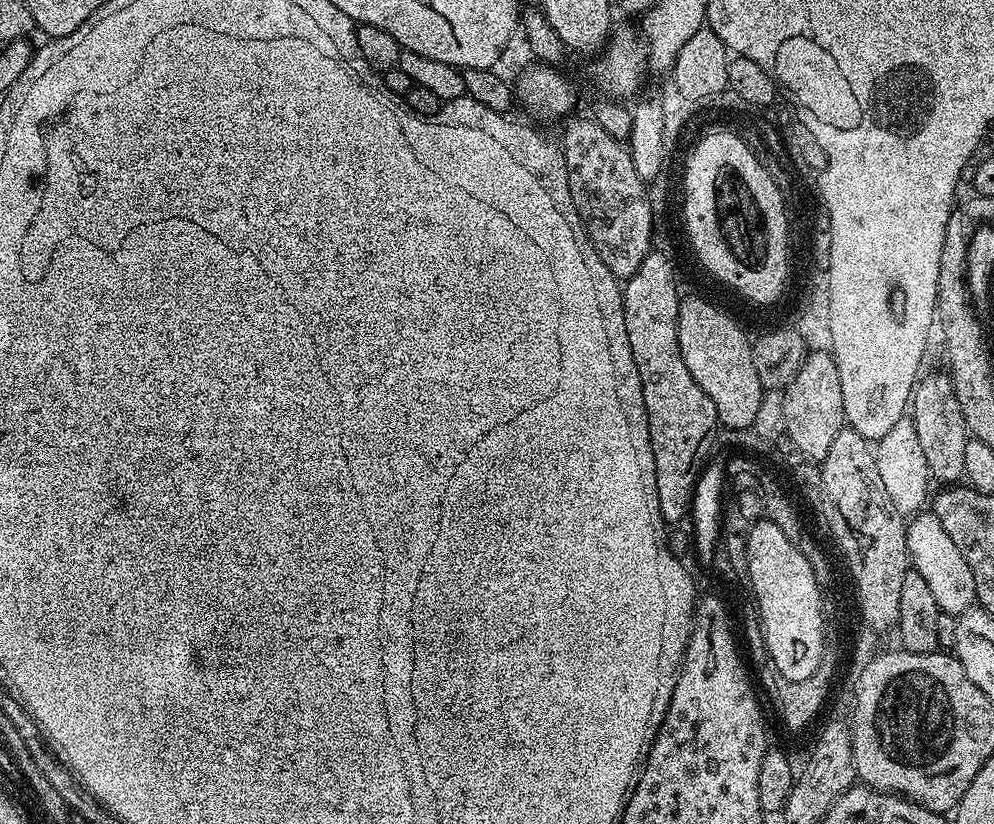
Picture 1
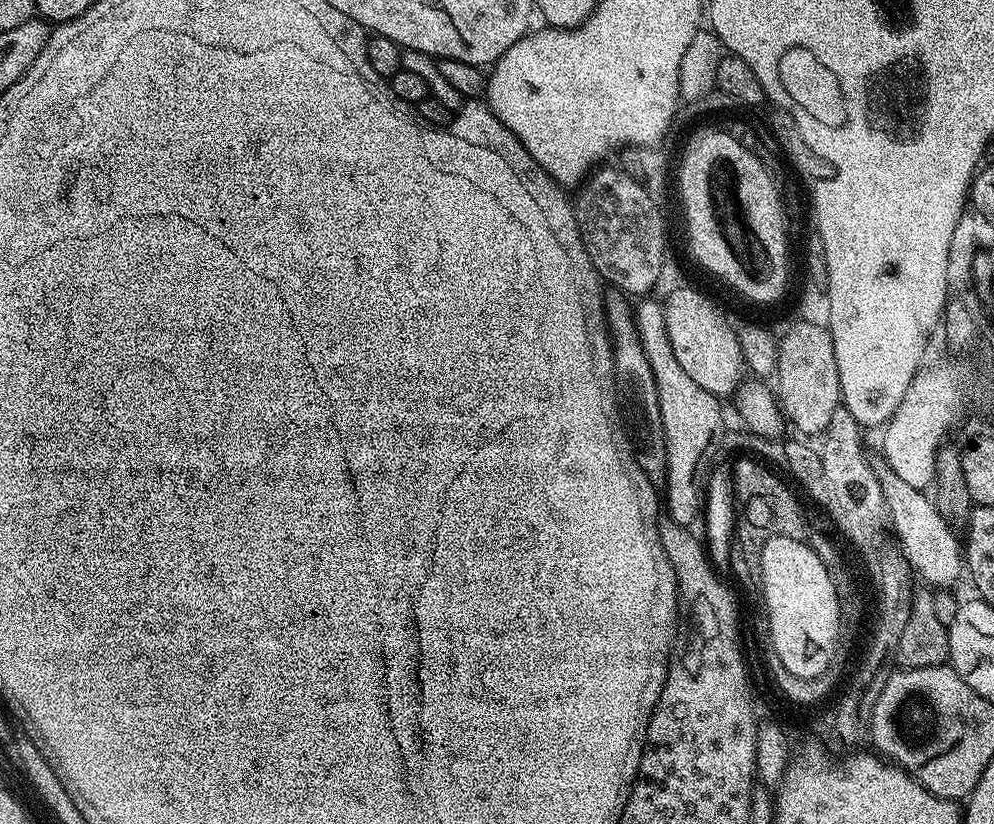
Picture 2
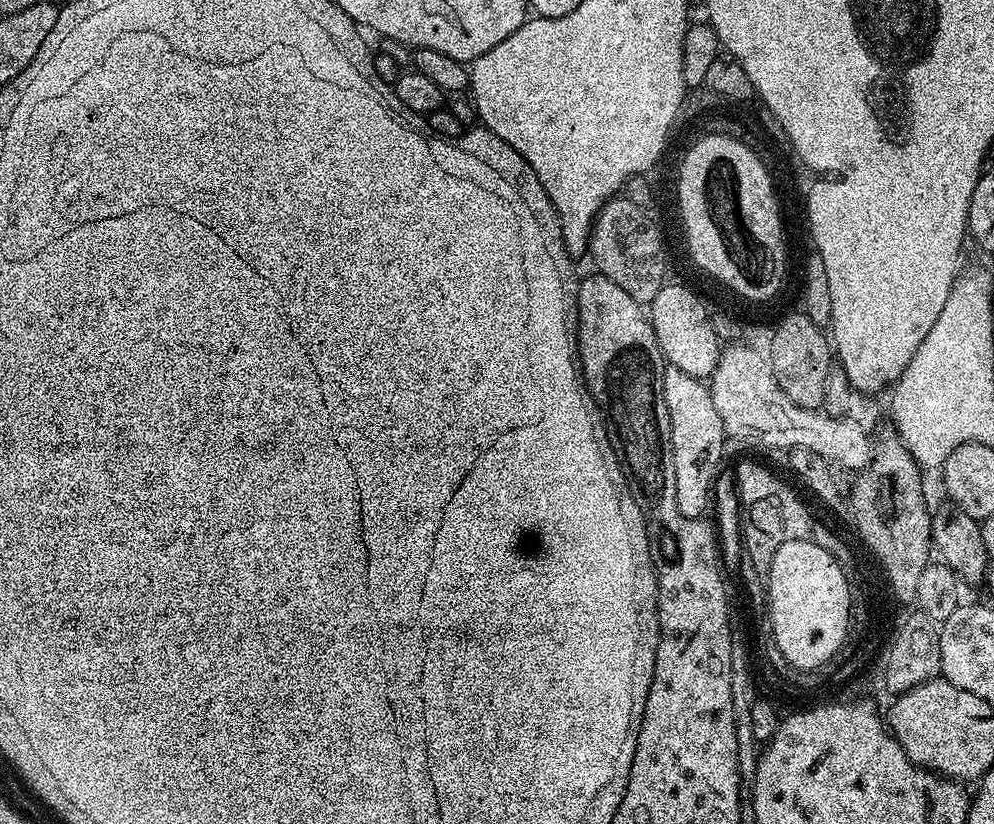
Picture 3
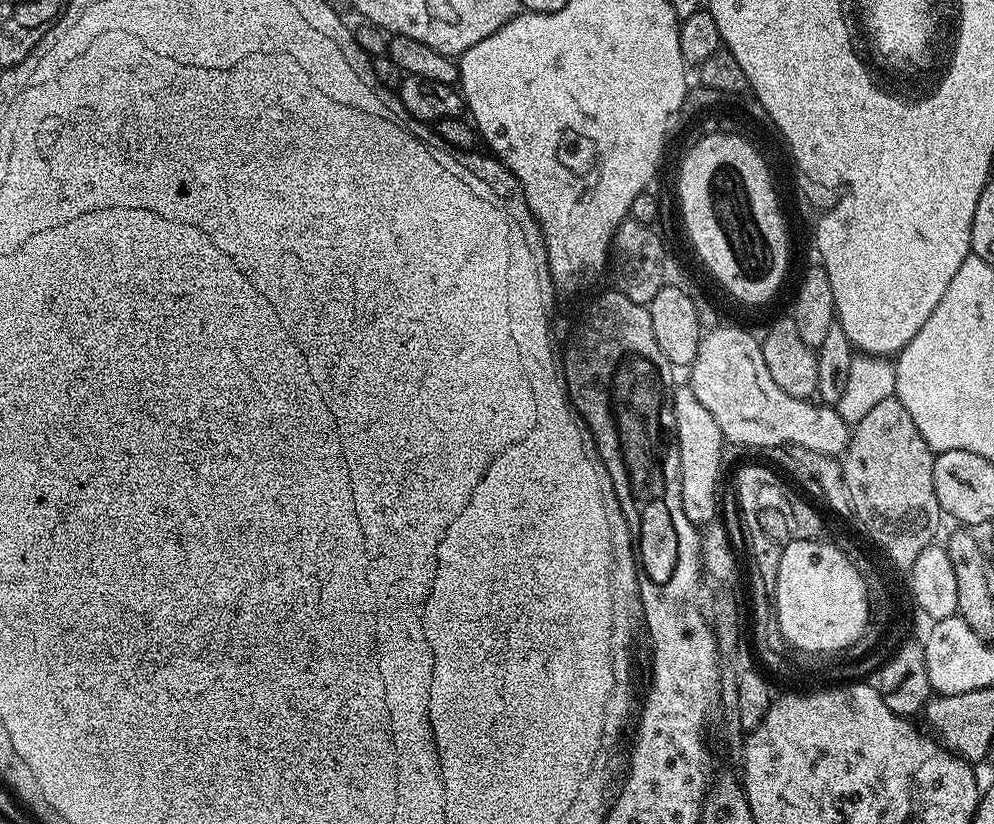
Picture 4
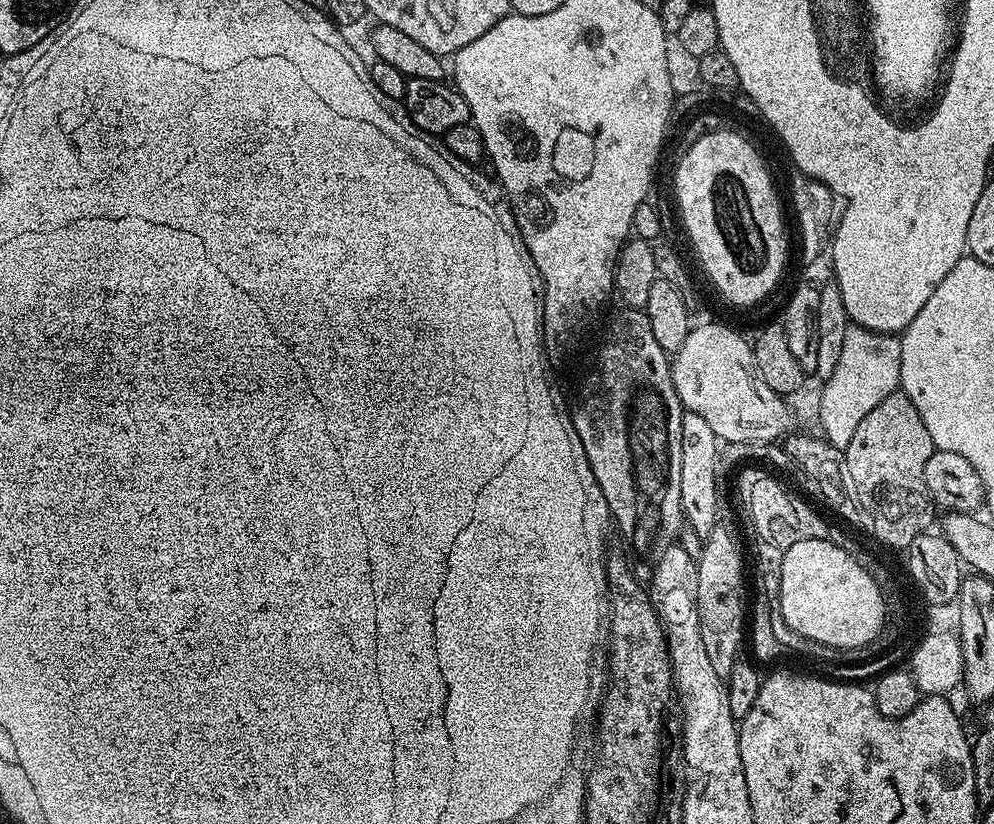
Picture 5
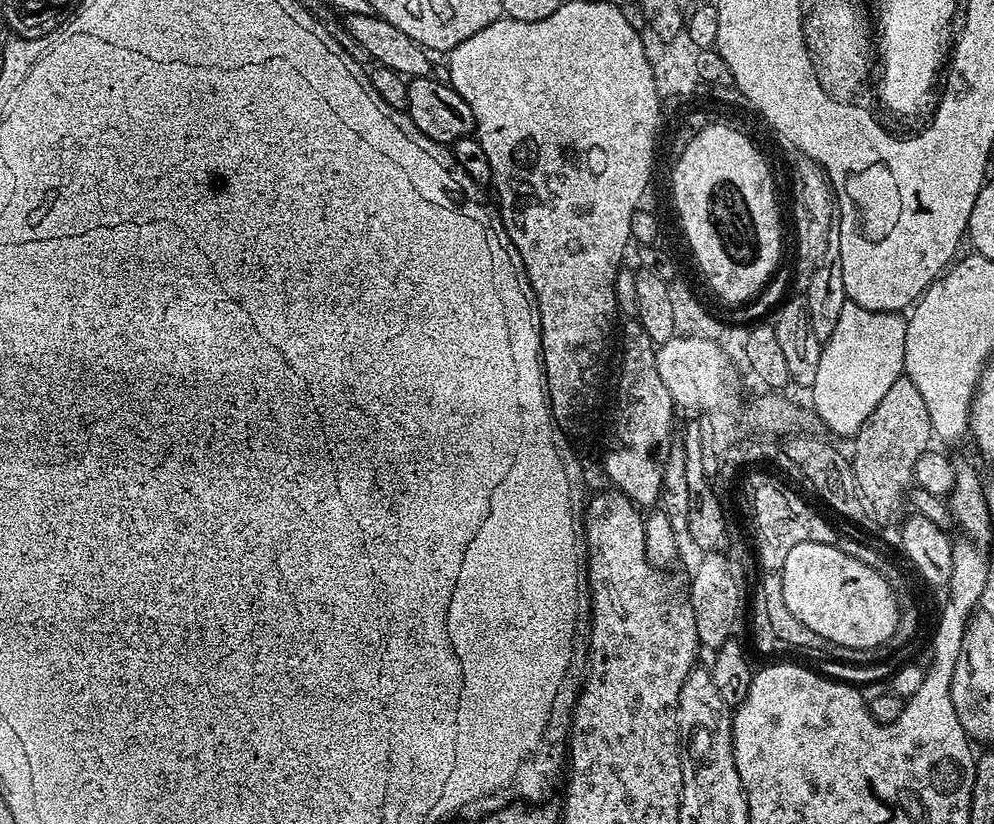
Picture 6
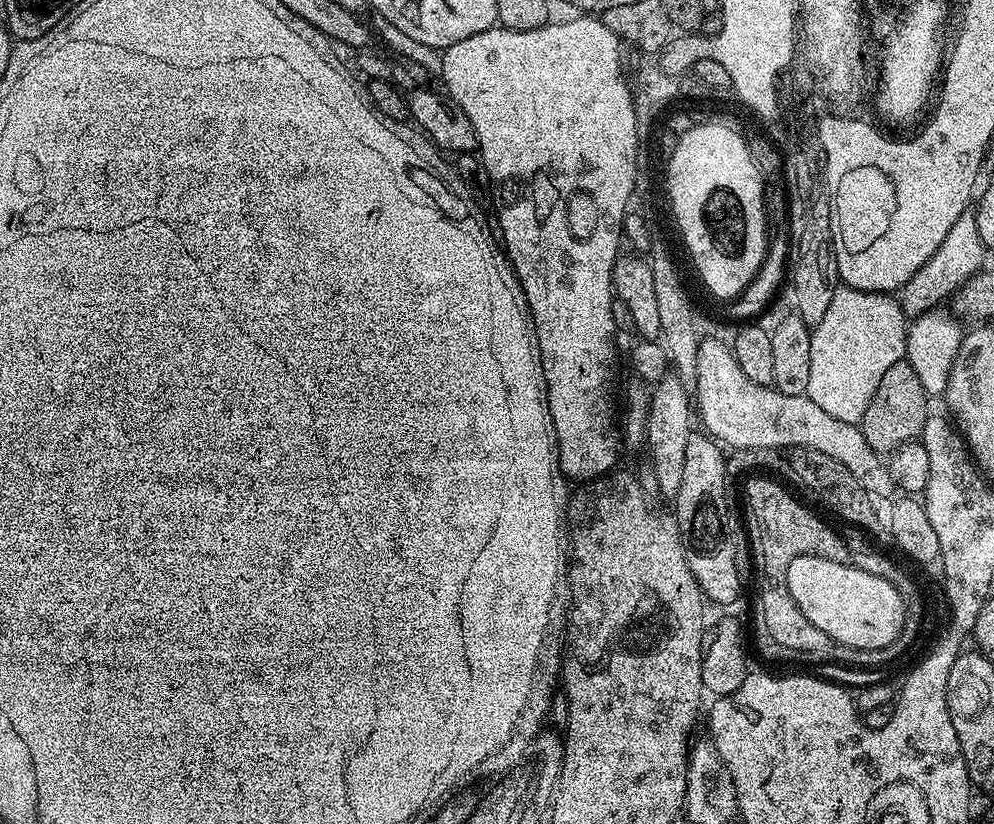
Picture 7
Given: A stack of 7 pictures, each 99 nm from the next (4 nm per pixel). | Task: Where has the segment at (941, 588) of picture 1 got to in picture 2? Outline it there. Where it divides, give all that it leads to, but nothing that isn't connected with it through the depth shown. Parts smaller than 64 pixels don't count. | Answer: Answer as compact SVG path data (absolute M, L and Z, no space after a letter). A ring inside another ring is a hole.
M883 458L872 460L882 490L886 490L888 502L893 512L894 524L891 529L899 543L900 551L917 577L928 584L952 584L962 576L962 544L952 534L950 522L936 509L931 495L919 488L906 486L888 468Z

